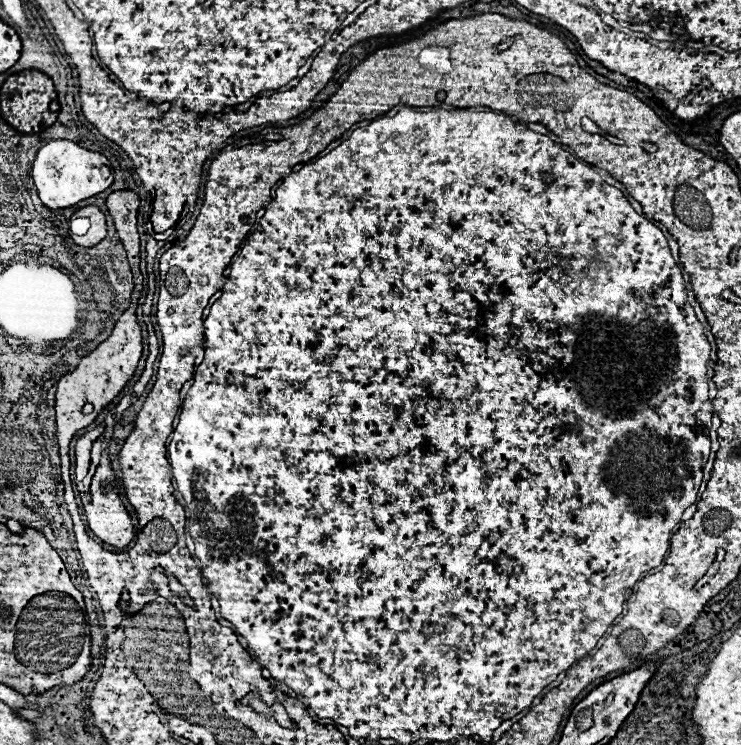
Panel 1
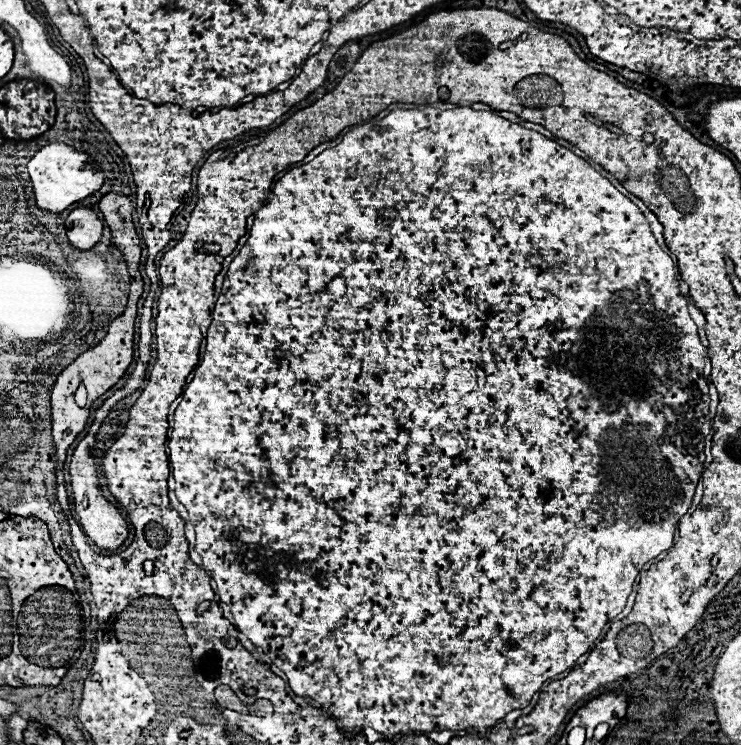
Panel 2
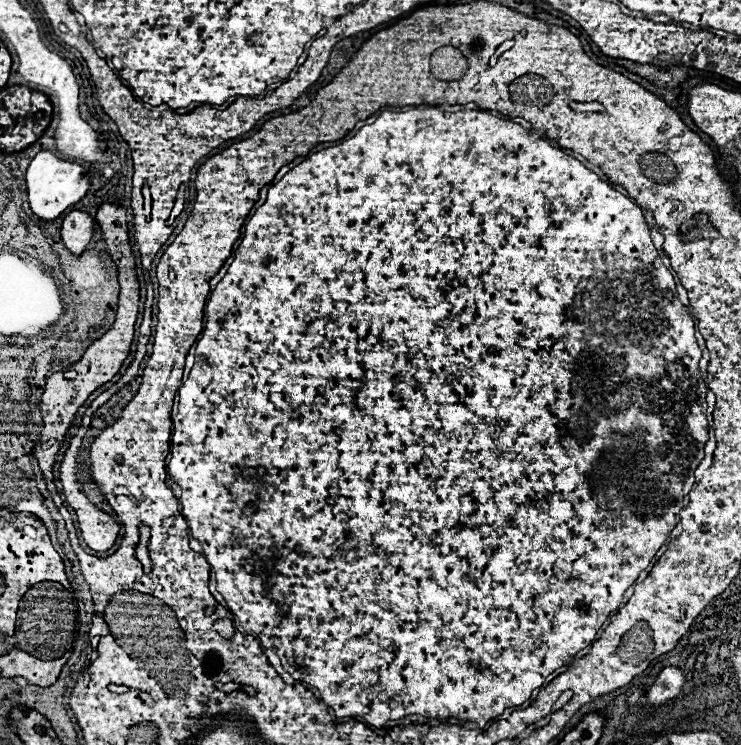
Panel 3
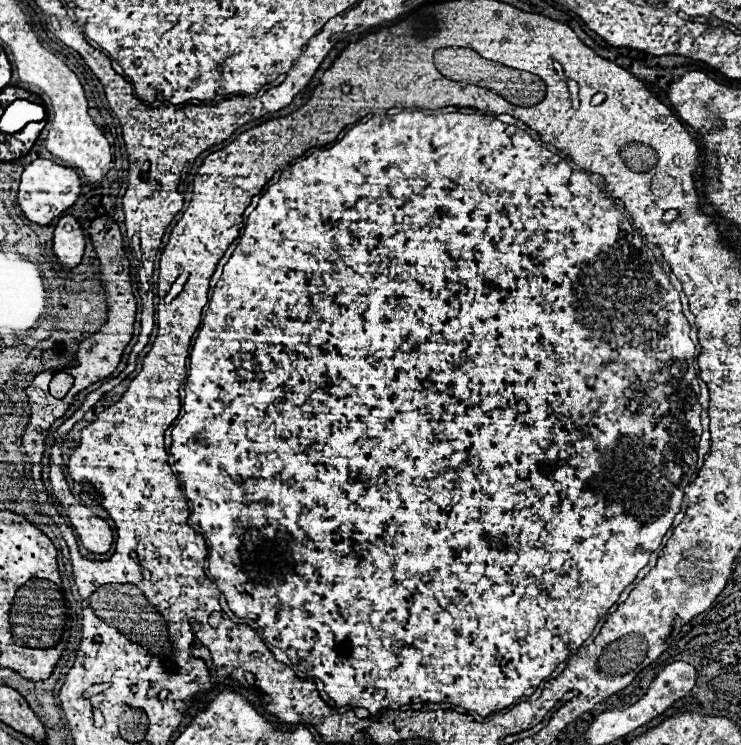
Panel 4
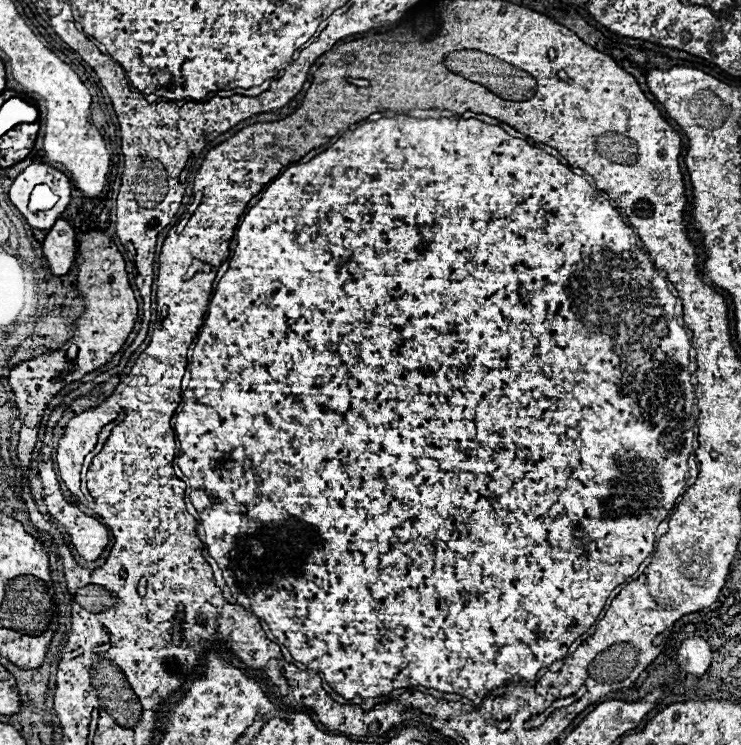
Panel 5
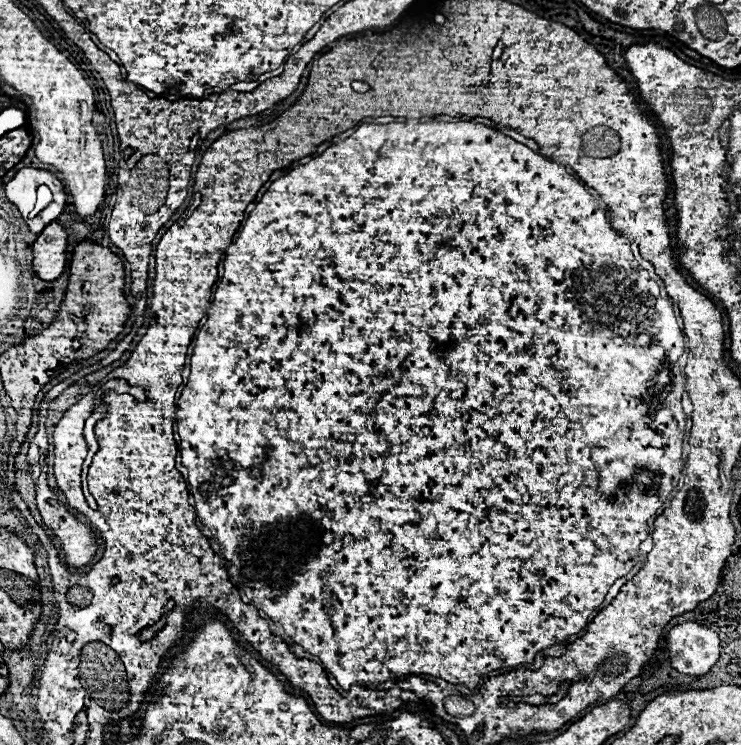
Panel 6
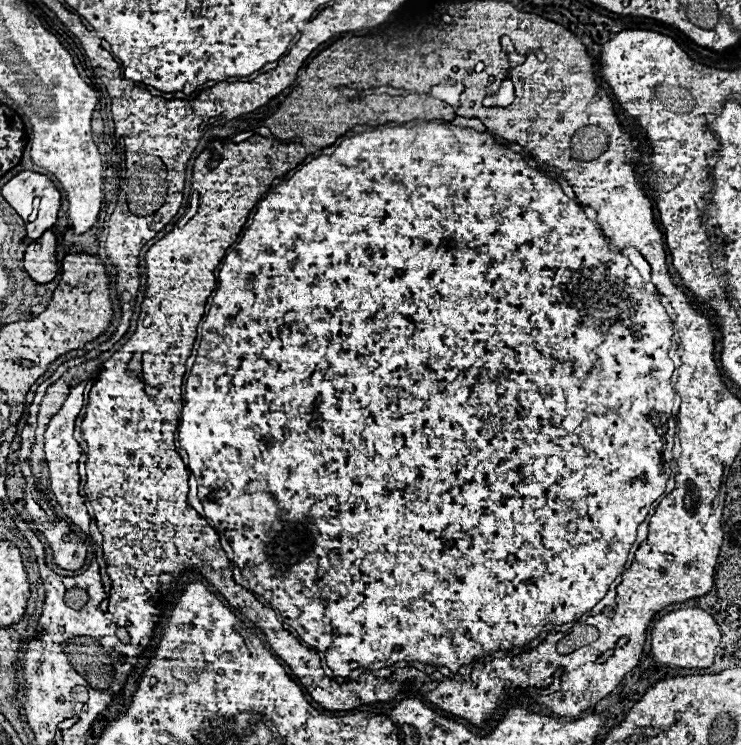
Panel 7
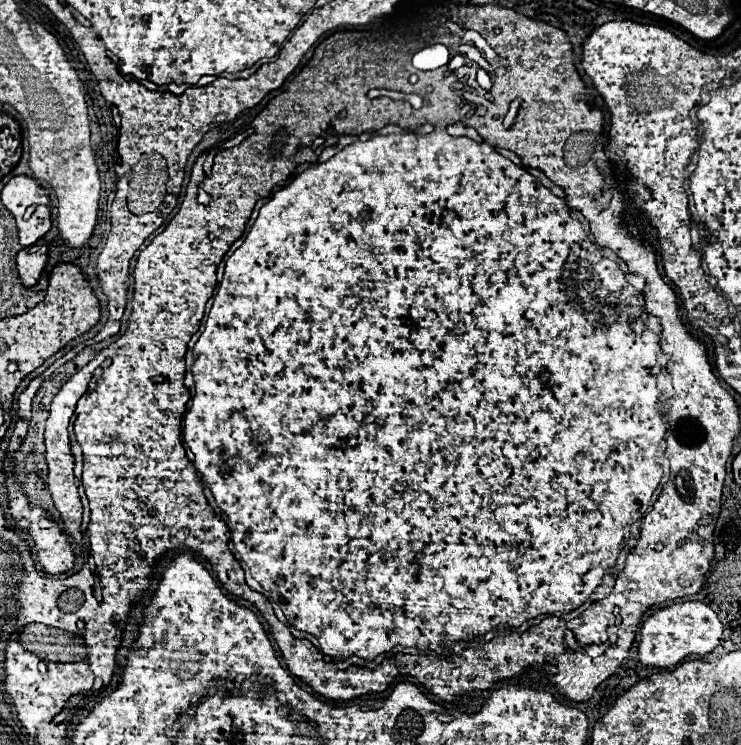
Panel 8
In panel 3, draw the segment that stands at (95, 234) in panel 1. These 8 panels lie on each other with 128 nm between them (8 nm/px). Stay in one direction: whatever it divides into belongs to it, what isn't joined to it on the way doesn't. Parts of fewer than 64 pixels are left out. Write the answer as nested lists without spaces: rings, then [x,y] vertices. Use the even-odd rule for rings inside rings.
[[[74,210],[74,212],[66,214],[62,220],[62,242],[64,242],[64,246],[72,254],[80,256],[86,250],[88,242],[92,240],[94,228],[96,228],[96,222],[86,212]]]

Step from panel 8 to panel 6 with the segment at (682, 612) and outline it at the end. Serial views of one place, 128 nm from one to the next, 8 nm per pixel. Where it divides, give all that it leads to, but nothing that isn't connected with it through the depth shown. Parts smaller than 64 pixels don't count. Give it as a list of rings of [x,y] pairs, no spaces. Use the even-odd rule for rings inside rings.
[[[682,622],[668,632],[668,650],[674,669],[688,676],[702,676],[720,656],[720,638],[698,622]]]

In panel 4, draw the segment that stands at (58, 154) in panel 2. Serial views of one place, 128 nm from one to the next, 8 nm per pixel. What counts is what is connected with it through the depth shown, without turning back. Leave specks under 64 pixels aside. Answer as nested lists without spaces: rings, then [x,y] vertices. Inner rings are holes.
[[[38,158],[32,164],[28,164],[22,172],[20,186],[18,186],[18,206],[26,214],[26,218],[34,224],[48,226],[54,218],[58,218],[64,210],[68,210],[80,194],[80,178],[72,168],[54,164],[52,160]]]

